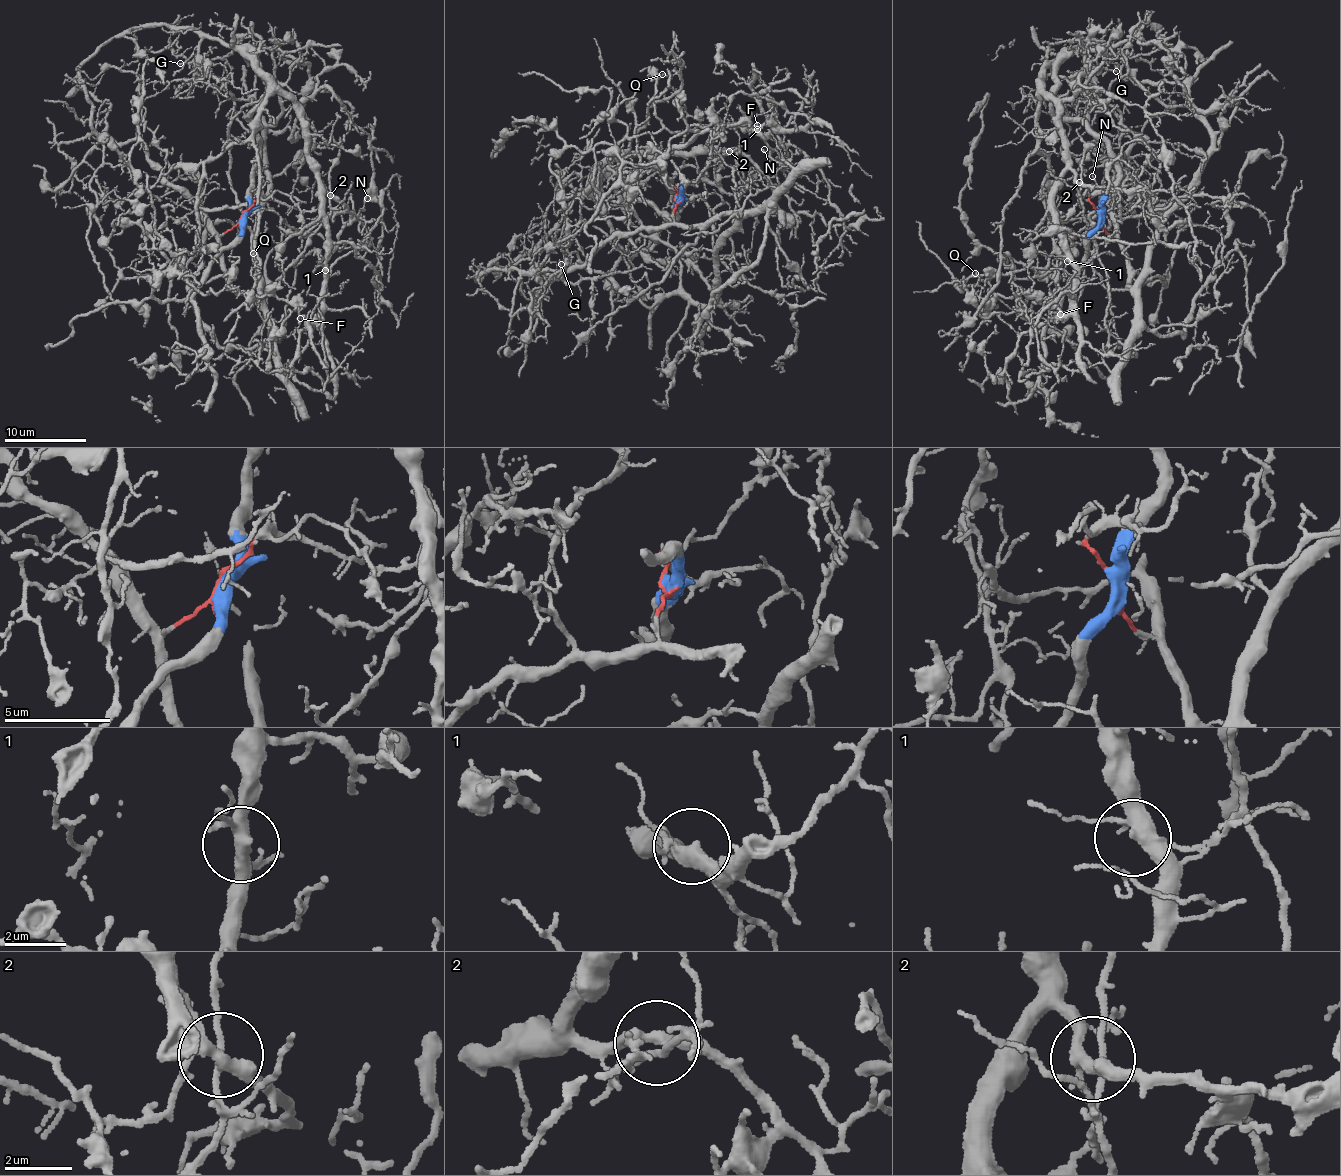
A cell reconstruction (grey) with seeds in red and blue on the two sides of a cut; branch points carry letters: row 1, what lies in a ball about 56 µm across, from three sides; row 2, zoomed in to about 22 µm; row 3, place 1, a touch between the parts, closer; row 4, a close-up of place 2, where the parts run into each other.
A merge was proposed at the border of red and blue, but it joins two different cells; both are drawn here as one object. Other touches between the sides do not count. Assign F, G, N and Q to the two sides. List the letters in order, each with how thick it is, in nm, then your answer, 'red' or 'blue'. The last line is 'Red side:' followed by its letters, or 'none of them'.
F: calibre 90 nm; blue
G: calibre 140 nm; blue
N: calibre 140 nm; blue
Q: calibre 130 nm; blue
Red side: none of them

